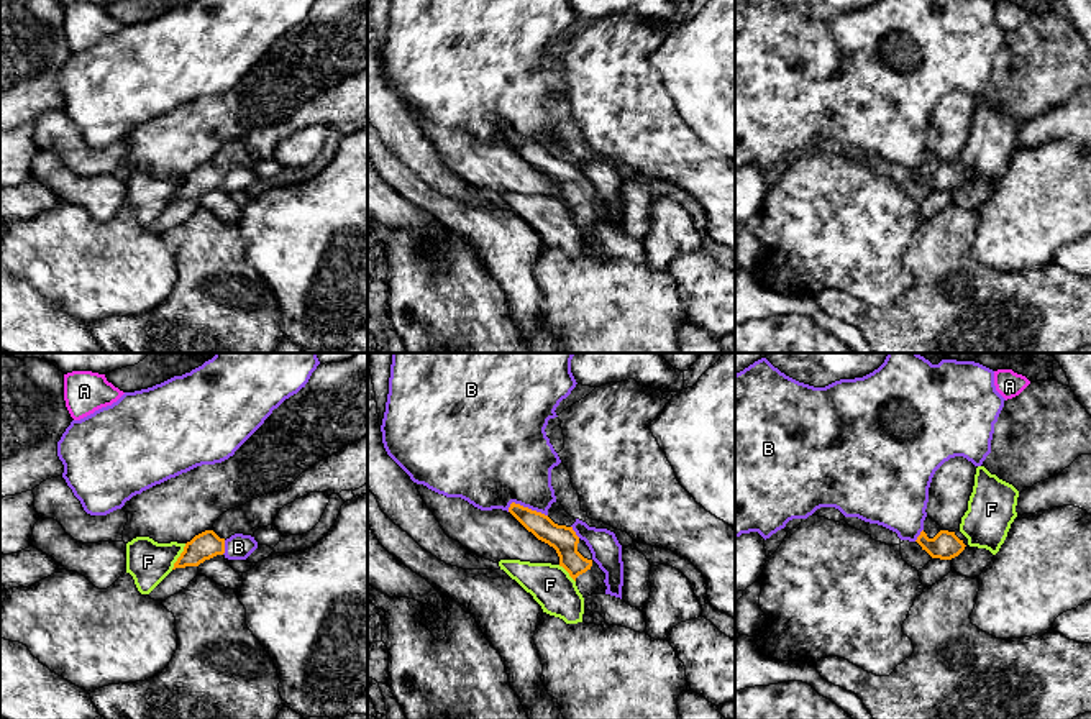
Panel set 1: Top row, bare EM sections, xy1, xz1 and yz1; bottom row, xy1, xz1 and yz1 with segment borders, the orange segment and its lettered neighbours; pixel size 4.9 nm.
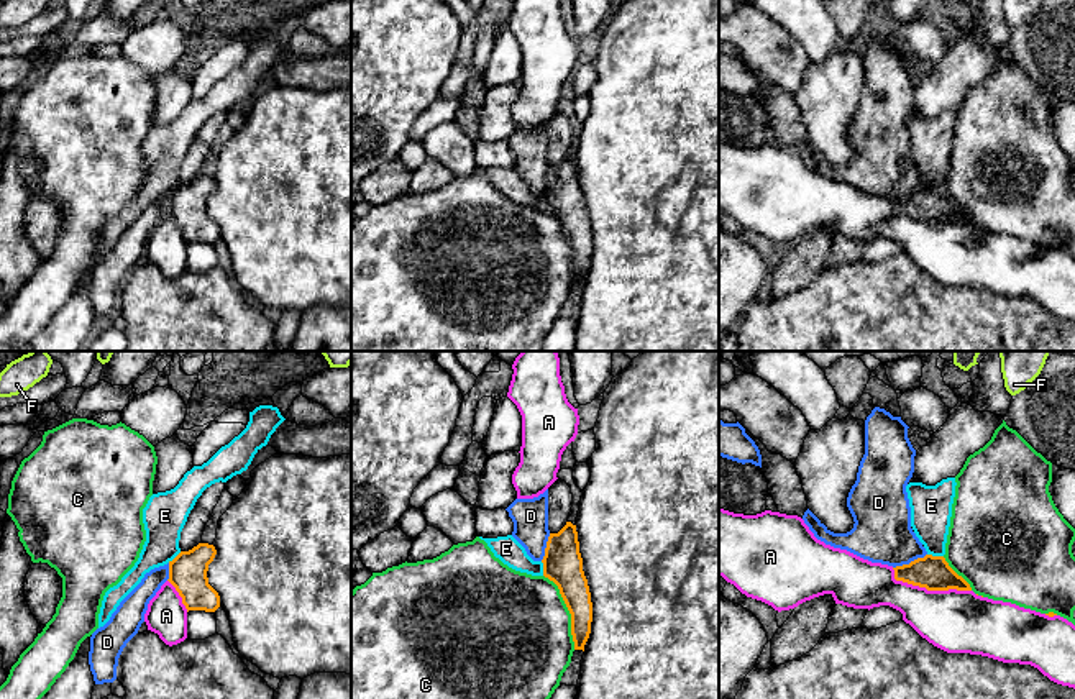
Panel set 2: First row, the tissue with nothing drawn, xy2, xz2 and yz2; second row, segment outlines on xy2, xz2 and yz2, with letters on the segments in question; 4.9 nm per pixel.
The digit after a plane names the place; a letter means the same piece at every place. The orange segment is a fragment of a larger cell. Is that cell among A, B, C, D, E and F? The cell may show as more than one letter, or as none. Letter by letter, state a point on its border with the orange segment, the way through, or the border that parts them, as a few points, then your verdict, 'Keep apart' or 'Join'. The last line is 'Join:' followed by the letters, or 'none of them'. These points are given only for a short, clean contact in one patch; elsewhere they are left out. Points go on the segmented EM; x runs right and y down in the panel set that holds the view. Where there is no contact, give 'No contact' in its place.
A: Touches orange at yz2 (928, 589). Keep apart
B: Touches orange at xz1 (527, 508). Keep apart
C: Touches orange at xz2 (568, 609). Keep apart
D: Touches orange at yz2 (911, 561). Keep apart
E: Touches orange at yz2 (936, 557). Boundary: yz2 (928, 553), (942, 557). Keep apart
F: Touches orange at xy1 (179, 557). Keep apart
Join: none of them

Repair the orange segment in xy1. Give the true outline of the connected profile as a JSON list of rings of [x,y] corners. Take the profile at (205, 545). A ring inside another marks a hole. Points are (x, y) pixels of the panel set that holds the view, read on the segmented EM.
[[[205,530],[185,543],[184,552],[174,563],[174,568],[199,566],[205,560],[225,553],[225,538],[213,530]]]

